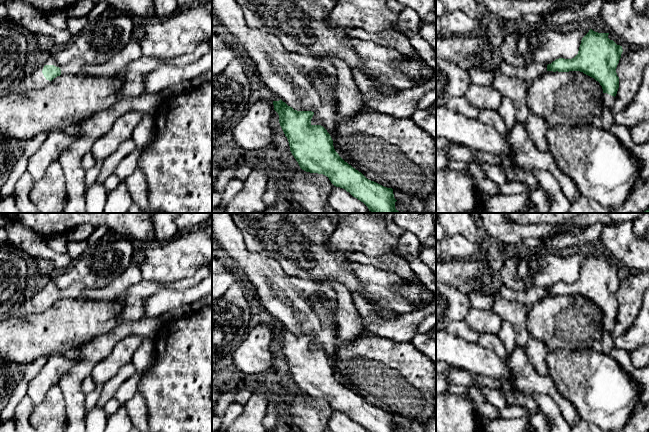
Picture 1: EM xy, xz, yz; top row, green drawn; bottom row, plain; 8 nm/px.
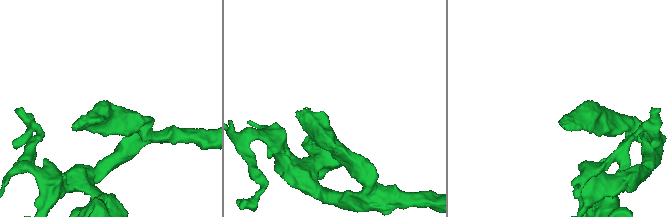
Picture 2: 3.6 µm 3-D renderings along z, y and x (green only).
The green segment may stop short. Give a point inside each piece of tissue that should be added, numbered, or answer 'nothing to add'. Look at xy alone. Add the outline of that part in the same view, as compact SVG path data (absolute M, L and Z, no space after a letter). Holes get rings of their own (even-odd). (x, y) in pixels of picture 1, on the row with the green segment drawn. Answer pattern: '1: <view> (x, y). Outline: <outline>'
1: xy (33, 79). Outline: M51 57L43 64L26 71L18 81L16 88L19 90L38 90L49 84L51 81L47 80L42 73L45 65L59 67L61 69L61 75L66 75L81 73L85 63L82 59L74 58L66 65L58 65L55 59Z

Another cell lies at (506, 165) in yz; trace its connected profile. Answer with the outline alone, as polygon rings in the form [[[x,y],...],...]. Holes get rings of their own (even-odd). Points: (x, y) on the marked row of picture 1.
[[[498,154],[501,158],[501,163],[498,165],[506,175],[507,183],[517,180],[514,172],[513,158],[507,155]]]

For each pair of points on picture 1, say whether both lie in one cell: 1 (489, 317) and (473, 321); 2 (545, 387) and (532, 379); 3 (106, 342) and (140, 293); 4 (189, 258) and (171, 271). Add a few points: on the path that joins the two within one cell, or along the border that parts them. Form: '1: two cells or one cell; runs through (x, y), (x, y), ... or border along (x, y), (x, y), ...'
1: one cell; runs through (485, 321), (477, 321)
2: one cell; runs through (542, 384), (535, 382)
3: two cells; border along (144, 316), (135, 320), (119, 322)
4: one cell; runs through (185, 258), (175, 267)

